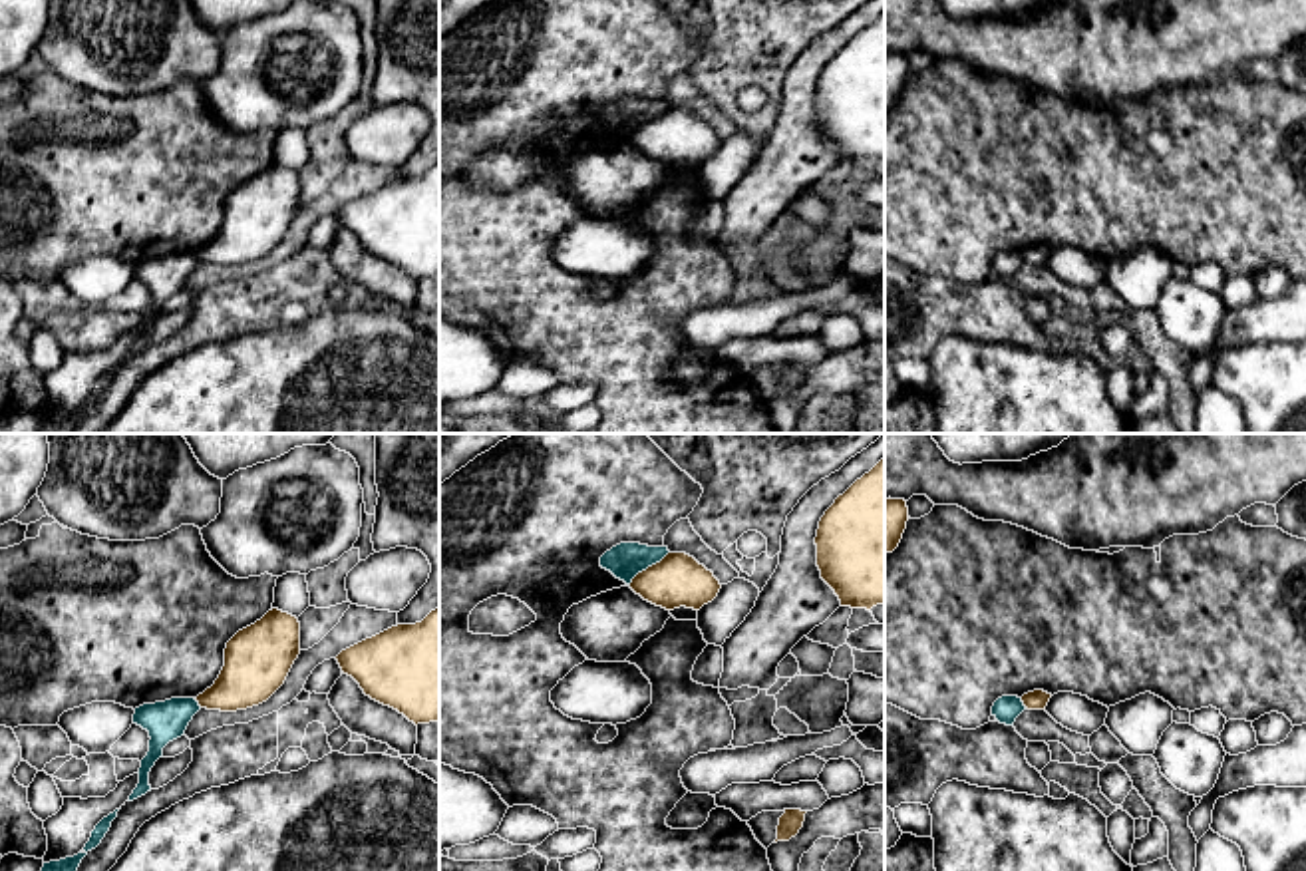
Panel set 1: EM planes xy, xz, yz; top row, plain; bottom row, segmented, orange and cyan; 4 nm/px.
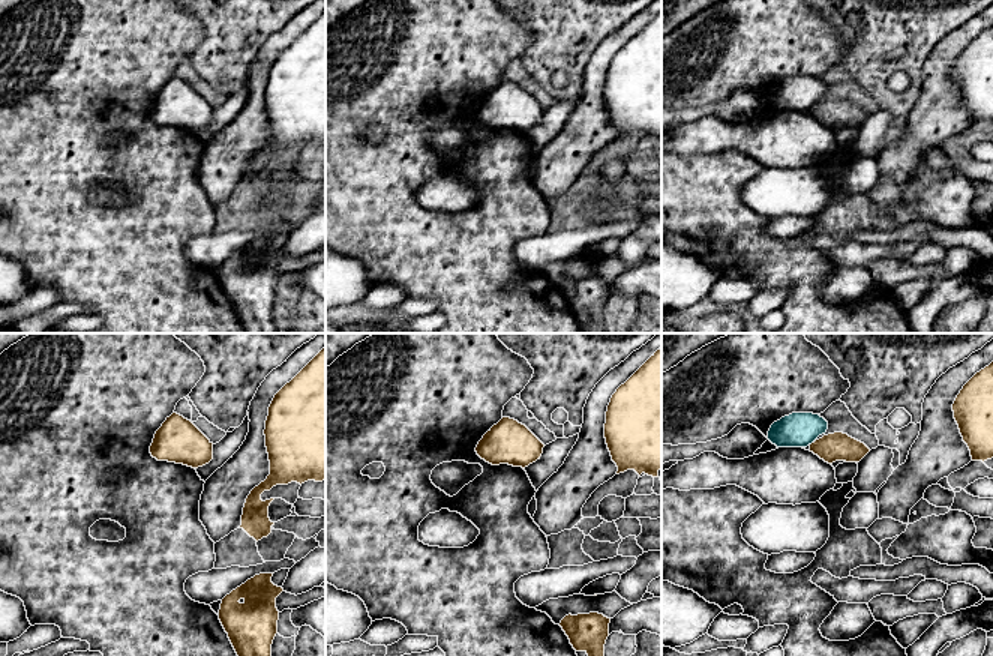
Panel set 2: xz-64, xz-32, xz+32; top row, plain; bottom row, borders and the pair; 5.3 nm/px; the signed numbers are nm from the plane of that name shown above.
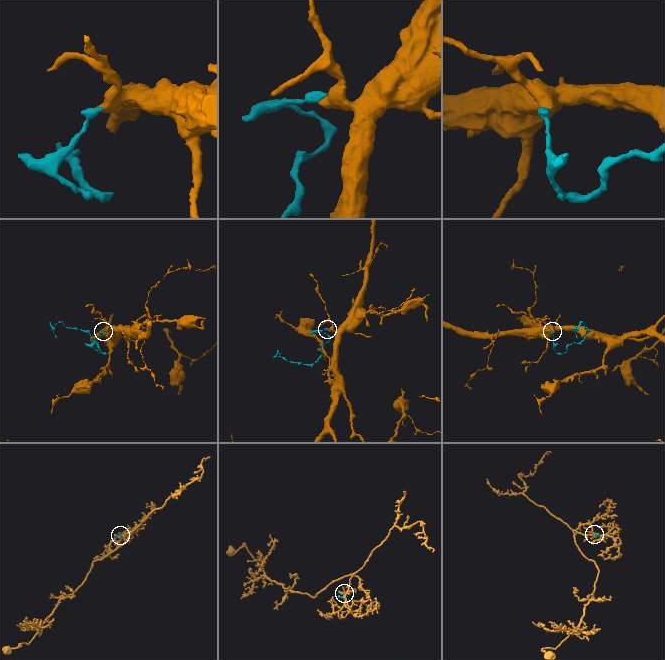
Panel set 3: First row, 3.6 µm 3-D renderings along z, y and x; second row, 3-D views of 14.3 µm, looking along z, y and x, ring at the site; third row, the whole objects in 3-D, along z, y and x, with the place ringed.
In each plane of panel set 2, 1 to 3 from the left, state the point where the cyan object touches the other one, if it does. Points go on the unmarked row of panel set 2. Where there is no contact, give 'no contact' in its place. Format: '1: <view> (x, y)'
1: no contact
2: no contact
3: no contact

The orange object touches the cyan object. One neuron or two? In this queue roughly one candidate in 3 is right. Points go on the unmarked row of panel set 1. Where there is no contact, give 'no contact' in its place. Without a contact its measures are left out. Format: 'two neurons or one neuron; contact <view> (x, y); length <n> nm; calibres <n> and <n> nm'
two neurons; contact xz (649, 122); length 220 nm; calibres 220 and 150 nm

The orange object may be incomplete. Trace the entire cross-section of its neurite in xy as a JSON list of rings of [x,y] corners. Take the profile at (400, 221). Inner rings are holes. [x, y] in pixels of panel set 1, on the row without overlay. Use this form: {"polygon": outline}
{"polygon": [[[439,161],[421,177],[398,179],[336,211],[366,251],[409,276],[439,274]]]}

